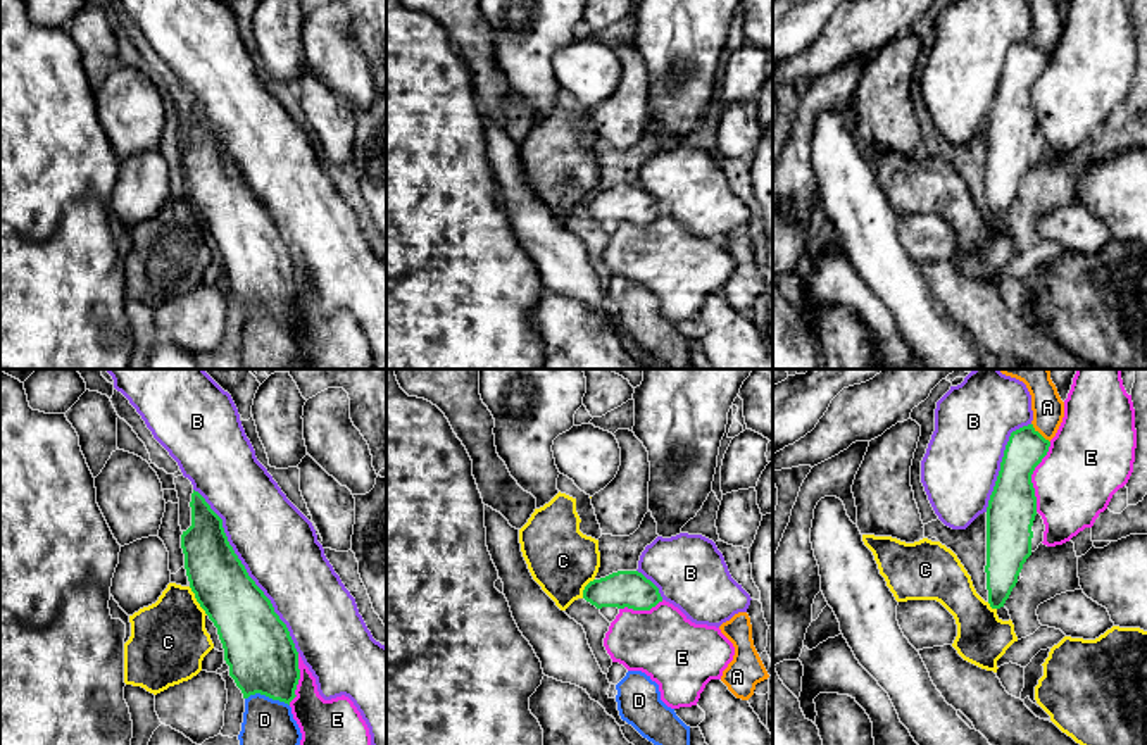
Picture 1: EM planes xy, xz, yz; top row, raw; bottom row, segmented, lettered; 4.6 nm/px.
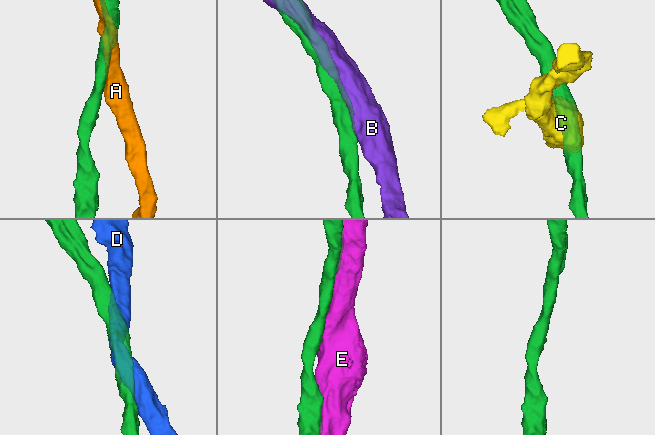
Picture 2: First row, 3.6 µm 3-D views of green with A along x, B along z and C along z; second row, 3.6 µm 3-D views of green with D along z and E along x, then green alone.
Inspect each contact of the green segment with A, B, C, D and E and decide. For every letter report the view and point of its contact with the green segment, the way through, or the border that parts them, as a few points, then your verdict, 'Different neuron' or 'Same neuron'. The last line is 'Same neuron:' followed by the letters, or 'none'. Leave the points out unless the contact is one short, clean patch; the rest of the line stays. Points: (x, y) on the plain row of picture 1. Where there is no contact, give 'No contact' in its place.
A: Touches green at yz (1039, 47). Different neuron
B: Touches green at xy (245, 185). Different neuron
C: Touches green at xy (197, 214). Boundary: xy (188, 200), (207, 228). Different neuron
D: Touches green at xy (268, 309). Different neuron
E: Touches green at yz (1030, 90). Same neuron
Same neuron: E

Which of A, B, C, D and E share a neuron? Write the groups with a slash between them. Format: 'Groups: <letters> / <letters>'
Groups: A / B / C / D / E

